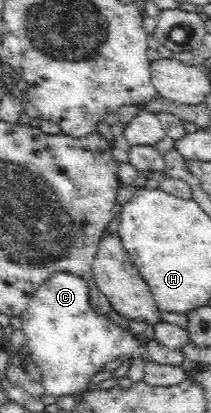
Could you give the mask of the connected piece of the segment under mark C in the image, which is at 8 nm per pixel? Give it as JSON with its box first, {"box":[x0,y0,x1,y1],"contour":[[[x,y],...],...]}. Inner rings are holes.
{"box":[19,271,184,397],"contour":[[[68,271],[53,273],[46,280],[45,284],[40,286],[39,290],[36,290],[36,293],[32,296],[32,300],[29,301],[28,307],[19,316],[20,320],[22,321],[22,331],[26,334],[28,340],[27,346],[30,350],[29,354],[32,355],[33,360],[37,363],[37,366],[39,366],[39,370],[41,370],[42,388],[44,389],[44,394],[53,395],[53,397],[73,396],[79,392],[87,391],[89,379],[96,374],[104,366],[104,364],[107,364],[107,362],[111,362],[112,360],[123,360],[123,362],[125,360],[131,360],[132,362],[135,360],[135,358],[141,358],[145,365],[149,363],[157,363],[160,365],[173,366],[180,366],[184,360],[184,358],[181,357],[181,353],[179,353],[179,349],[165,348],[164,346],[161,346],[155,339],[147,339],[146,344],[141,344],[141,340],[139,340],[139,335],[137,335],[137,333],[133,333],[133,331],[129,331],[129,329],[127,330],[127,328],[117,325],[117,323],[111,320],[109,315],[99,314],[90,302],[90,288],[88,282],[84,278],[77,276],[76,274],[71,274]]]}

